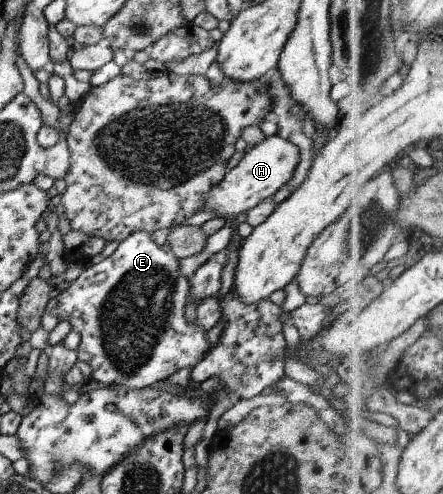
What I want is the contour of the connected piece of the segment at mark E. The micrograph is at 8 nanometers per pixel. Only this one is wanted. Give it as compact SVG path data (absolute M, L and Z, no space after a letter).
M134 230L116 247L110 256L91 264L58 294L53 315L68 321L70 328L78 332L80 342L75 353L77 360L91 368L91 377L104 386L120 386L128 389L158 387L169 374L191 364L192 368L207 353L206 331L194 322L186 322L184 306L188 296L188 280L178 272L178 259L167 249L150 240L151 233Z

